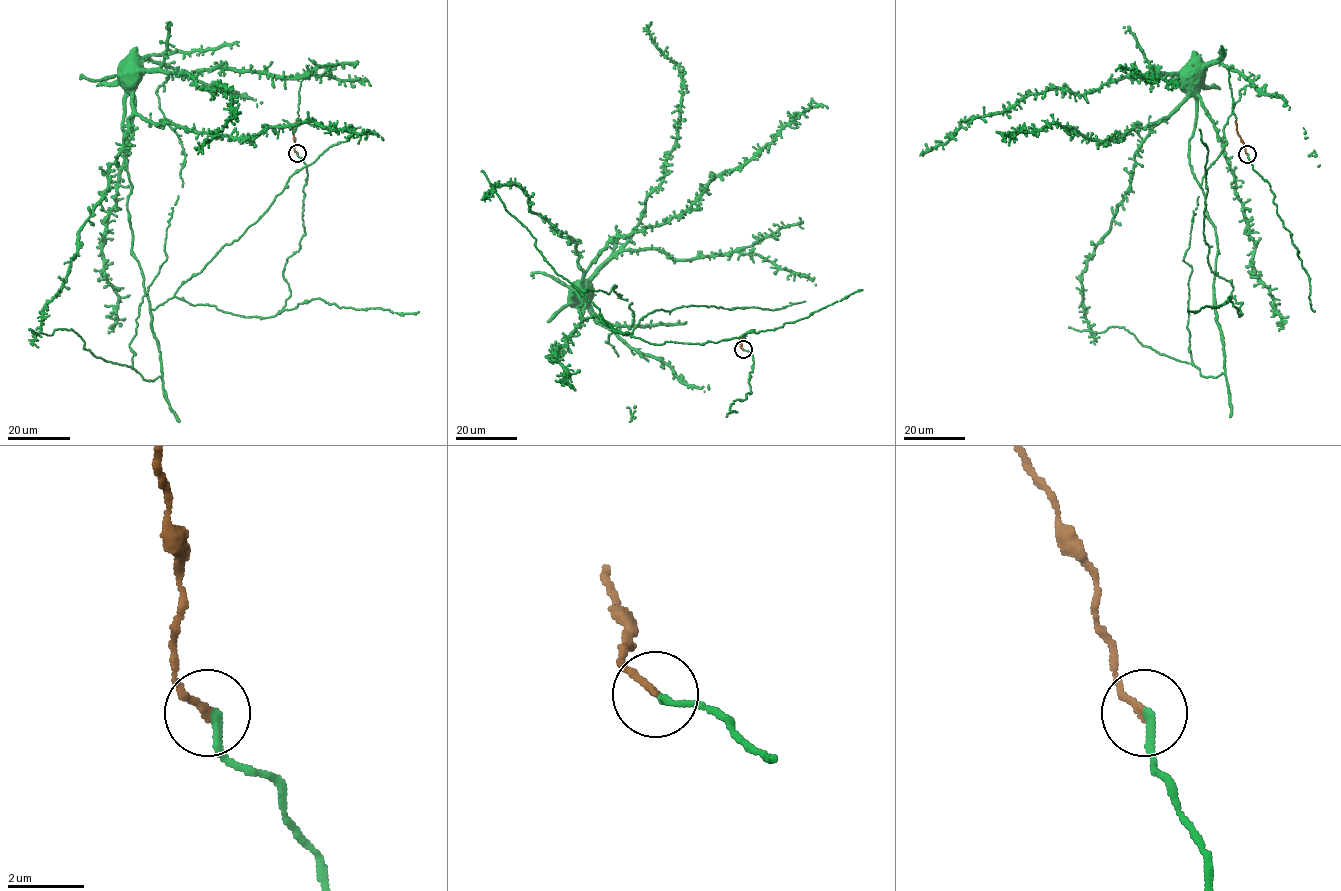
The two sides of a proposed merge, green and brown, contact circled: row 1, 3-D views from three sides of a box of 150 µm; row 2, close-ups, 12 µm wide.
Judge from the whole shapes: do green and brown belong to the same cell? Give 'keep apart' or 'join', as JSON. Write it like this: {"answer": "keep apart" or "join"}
{"answer": "join"}

